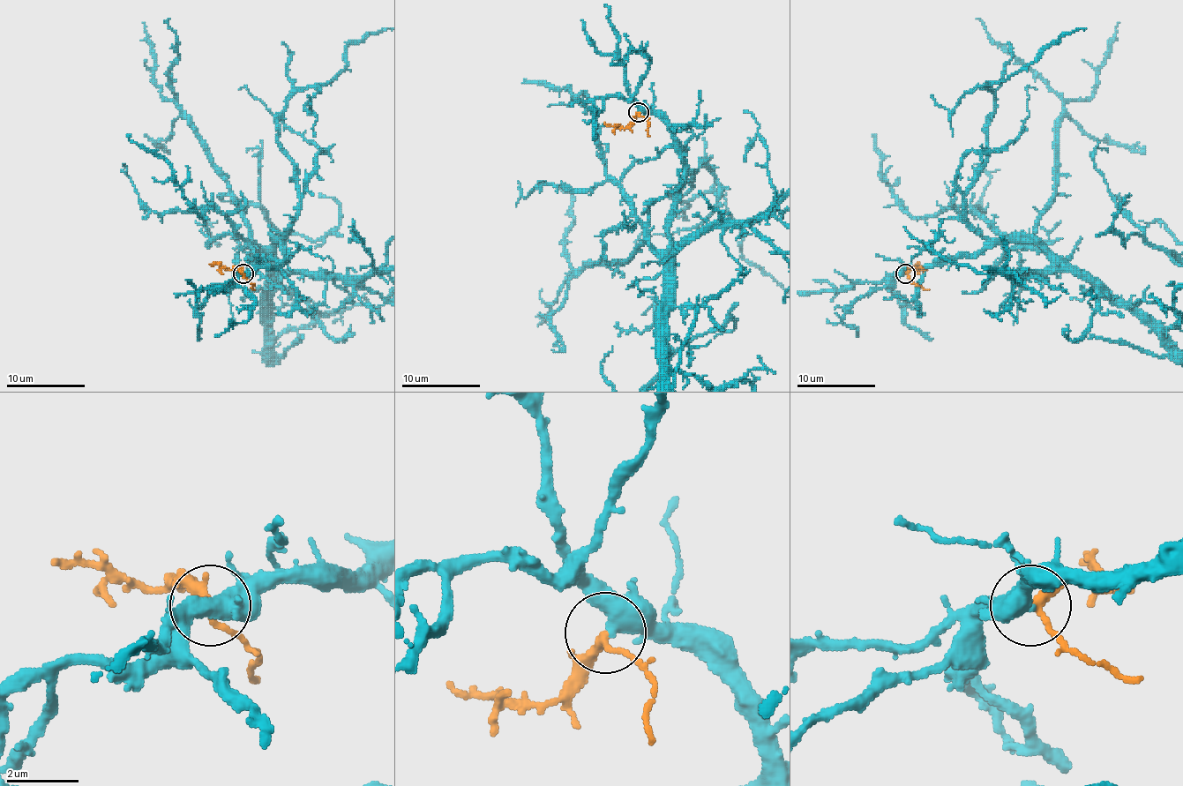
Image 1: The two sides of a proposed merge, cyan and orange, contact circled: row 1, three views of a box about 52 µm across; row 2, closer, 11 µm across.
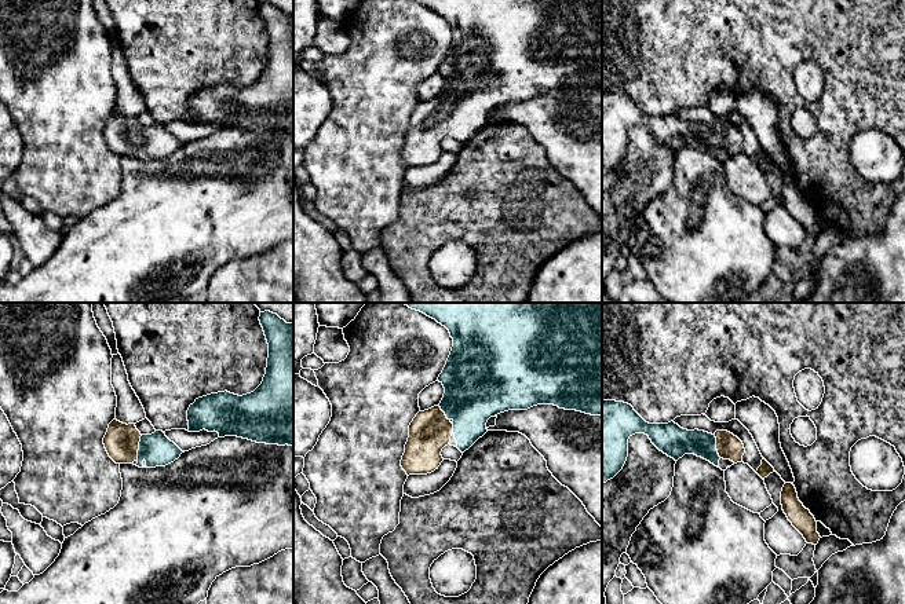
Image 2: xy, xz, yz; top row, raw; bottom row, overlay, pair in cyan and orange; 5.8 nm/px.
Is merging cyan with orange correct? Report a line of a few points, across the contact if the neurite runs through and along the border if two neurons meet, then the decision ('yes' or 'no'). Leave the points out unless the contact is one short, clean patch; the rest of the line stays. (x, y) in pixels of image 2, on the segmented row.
line xy (157, 450), (139, 447), (121, 442); yes

